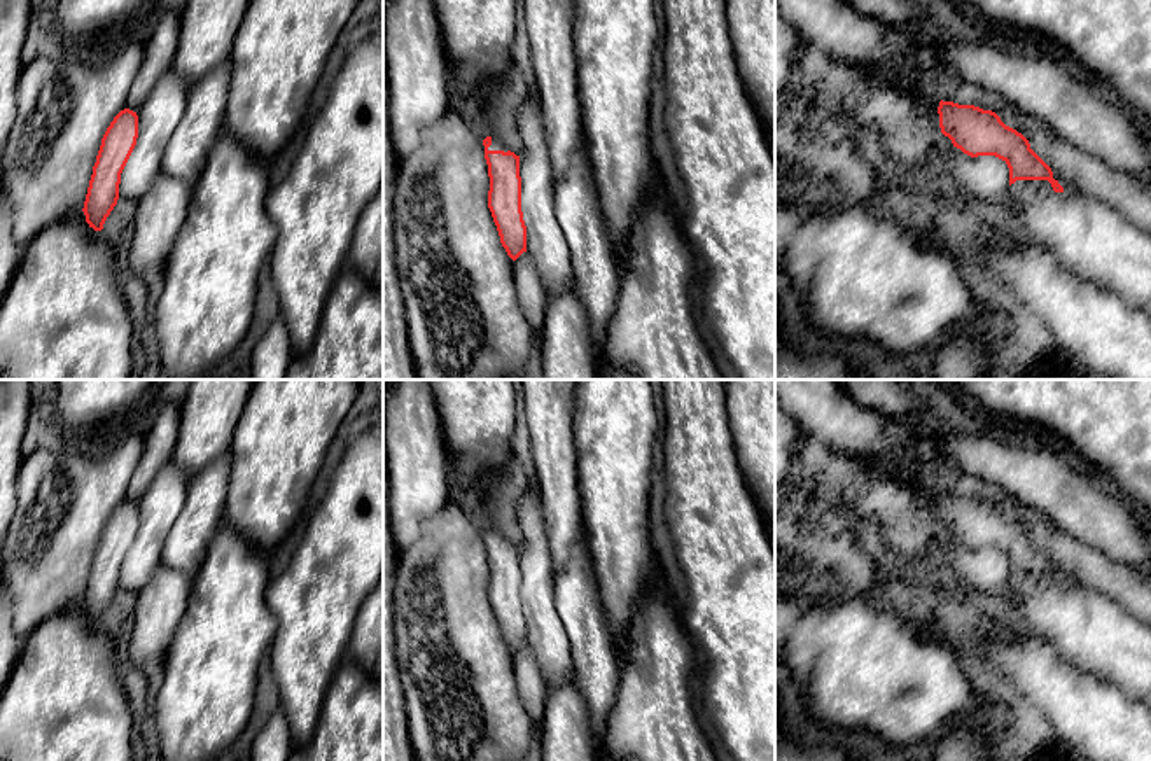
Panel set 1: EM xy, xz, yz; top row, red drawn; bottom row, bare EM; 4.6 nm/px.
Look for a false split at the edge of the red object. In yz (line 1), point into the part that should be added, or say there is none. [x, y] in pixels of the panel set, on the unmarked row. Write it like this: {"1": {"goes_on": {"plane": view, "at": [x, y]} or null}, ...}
{"1": {"goes_on": {"plane": "yz", "at": [894, 467]}}}

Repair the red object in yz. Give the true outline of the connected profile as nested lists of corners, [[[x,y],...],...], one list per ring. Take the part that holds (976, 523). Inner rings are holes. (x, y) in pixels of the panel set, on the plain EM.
[[[852,455],[855,469],[876,471],[880,476],[908,485],[922,493],[953,539],[971,549],[995,548],[1009,560],[1009,577],[1016,572],[1048,572],[1055,584],[1064,584],[1051,560],[1030,541],[1029,532],[1006,518],[992,502],[974,497],[943,493],[931,476],[903,455]]]

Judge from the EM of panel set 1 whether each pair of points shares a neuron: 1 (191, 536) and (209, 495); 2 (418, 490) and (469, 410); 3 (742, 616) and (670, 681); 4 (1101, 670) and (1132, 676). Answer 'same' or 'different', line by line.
1: same
2: different
3: different
4: same

